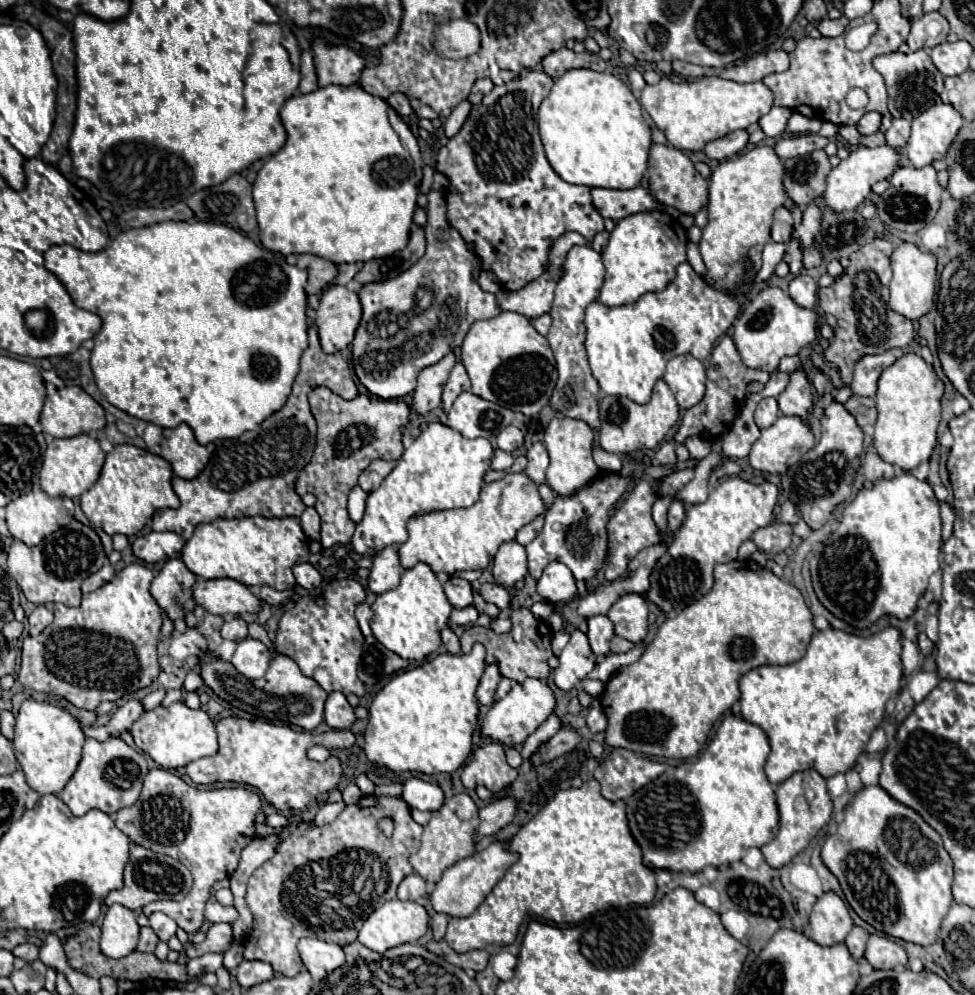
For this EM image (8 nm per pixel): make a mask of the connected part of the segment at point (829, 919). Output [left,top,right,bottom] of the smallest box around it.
[809,892,853,946]

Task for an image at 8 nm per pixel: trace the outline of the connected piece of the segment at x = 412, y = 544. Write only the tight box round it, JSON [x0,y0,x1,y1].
[399,474,543,574]

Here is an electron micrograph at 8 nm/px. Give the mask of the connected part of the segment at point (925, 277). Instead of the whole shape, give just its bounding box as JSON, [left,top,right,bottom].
[889,242,937,322]

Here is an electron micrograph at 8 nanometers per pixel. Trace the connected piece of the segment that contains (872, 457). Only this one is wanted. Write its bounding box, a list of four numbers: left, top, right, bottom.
[863,450,895,484]

